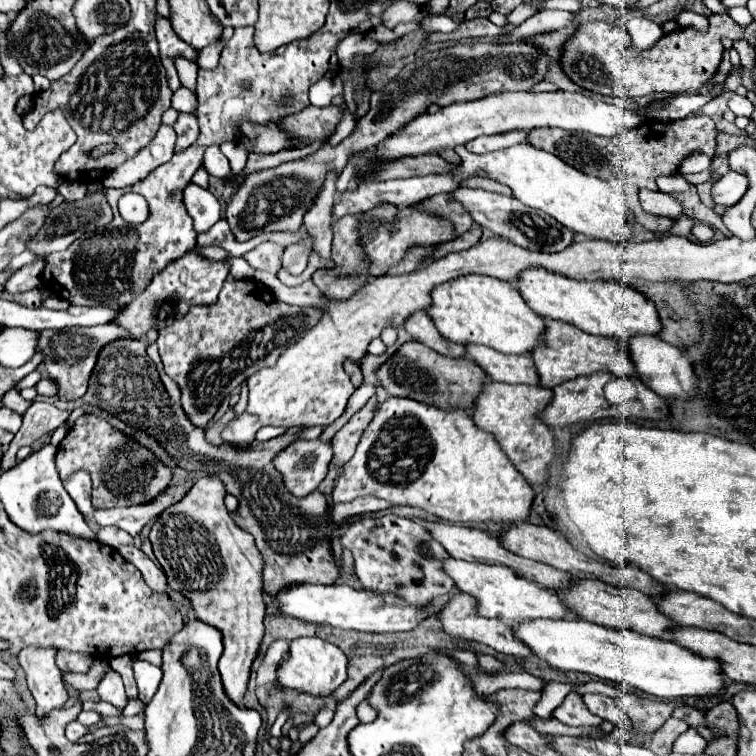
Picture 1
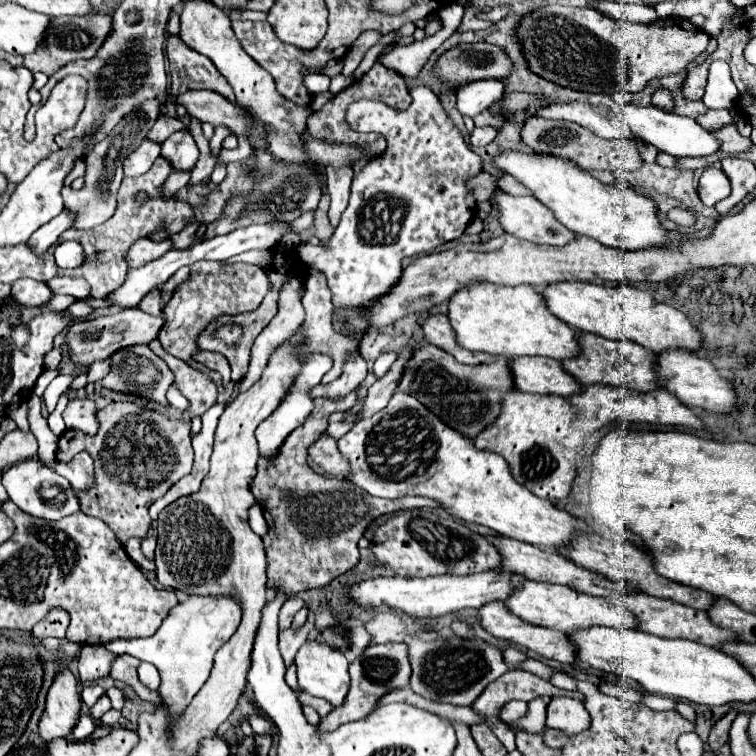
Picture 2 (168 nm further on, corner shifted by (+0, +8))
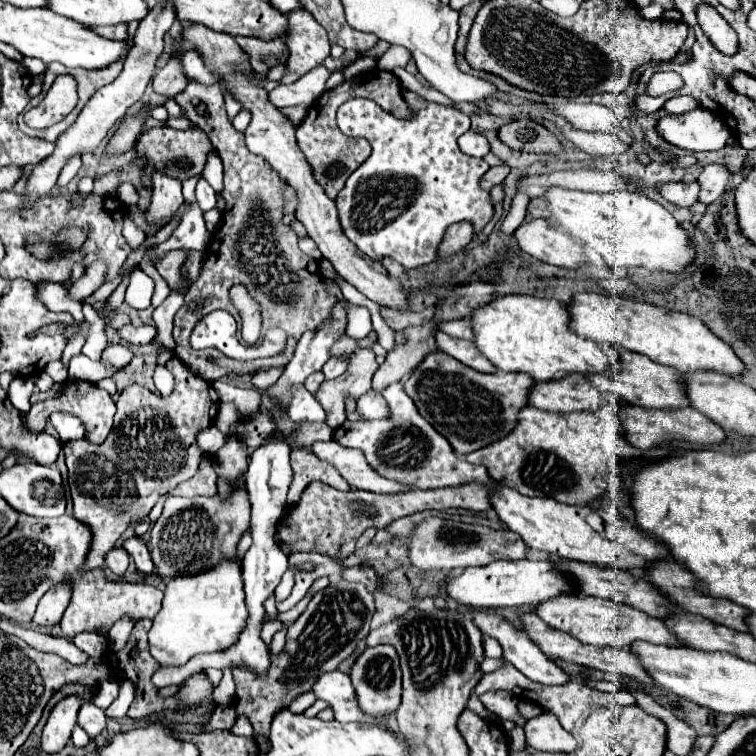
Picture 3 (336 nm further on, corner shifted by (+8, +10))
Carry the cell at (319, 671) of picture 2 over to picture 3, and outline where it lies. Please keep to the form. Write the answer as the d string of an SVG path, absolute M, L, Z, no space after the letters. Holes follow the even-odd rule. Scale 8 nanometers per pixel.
M341 670L321 674L321 678L317 678L317 682L313 684L311 692L315 694L315 698L329 702L335 712L335 720L339 722L373 722L373 716L359 710L349 674Z

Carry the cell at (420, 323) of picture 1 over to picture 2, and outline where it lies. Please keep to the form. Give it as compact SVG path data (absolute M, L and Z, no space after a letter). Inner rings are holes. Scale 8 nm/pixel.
M445 314L429 316L421 326L425 332L425 340L429 344L439 346L441 350L449 352L461 364L491 364L491 362L495 362L495 356L489 356L483 352L469 352L469 350L461 348L455 340L455 332L453 332Z

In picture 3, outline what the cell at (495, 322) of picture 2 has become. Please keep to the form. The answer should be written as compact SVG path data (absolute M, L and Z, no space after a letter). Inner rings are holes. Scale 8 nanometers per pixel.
M505 294L475 308L469 316L477 350L503 372L527 372L533 380L557 380L569 372L607 372L615 370L609 356L591 340L569 330L567 308L535 294Z

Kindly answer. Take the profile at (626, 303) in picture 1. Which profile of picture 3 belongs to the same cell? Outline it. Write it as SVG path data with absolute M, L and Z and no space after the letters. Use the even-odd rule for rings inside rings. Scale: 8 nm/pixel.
M597 292L575 294L573 302L569 304L569 314L571 314L569 328L575 334L593 340L597 344L605 342L611 346L645 354L653 362L671 366L677 372L703 368L703 370L715 370L733 376L743 370L743 362L735 356L735 352L721 338L717 338L705 324L701 324L697 316L673 312L631 298L619 298L619 296L597 294Z

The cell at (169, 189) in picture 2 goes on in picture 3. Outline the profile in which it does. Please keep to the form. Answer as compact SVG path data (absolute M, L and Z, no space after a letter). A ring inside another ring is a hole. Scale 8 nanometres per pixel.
M125 182L125 184L121 184L119 186L119 190L117 190L117 196L119 196L119 200L123 202L123 204L135 204L137 200L139 200L139 194L137 194L137 190L135 190L135 186L133 184L129 184L129 182Z

